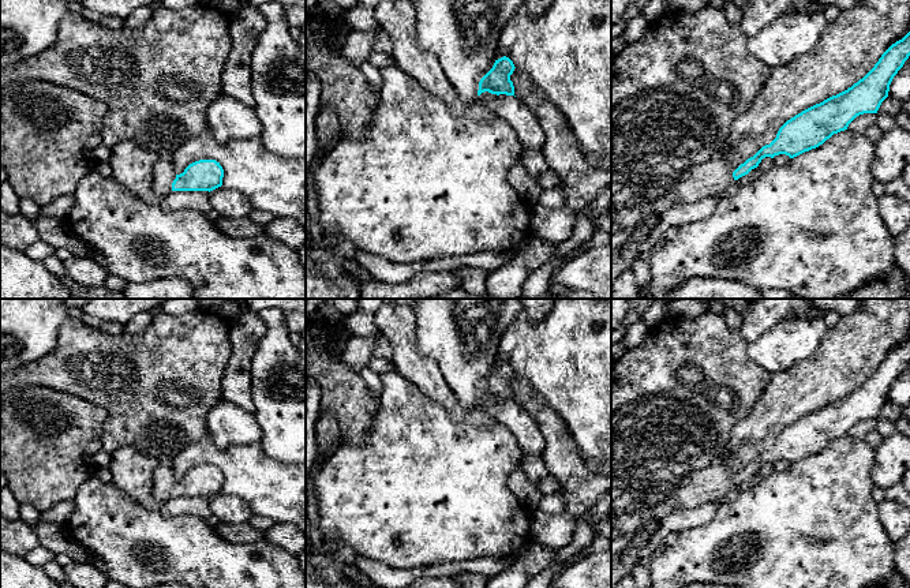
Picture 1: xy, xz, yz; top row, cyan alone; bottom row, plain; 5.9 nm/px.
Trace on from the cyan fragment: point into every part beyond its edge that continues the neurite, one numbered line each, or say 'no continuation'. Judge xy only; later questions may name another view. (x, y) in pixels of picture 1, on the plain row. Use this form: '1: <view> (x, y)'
1: xy (164, 479)

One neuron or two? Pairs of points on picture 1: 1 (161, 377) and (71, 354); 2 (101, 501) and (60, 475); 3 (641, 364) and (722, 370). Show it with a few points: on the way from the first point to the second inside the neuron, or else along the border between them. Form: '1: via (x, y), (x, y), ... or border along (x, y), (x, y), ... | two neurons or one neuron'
1: via (139, 377), (105, 370), (93, 364) | one neuron
2: border along (93, 475), (81, 484), (71, 498) | two neurons
3: via (662, 367), (701, 369) | one neuron

